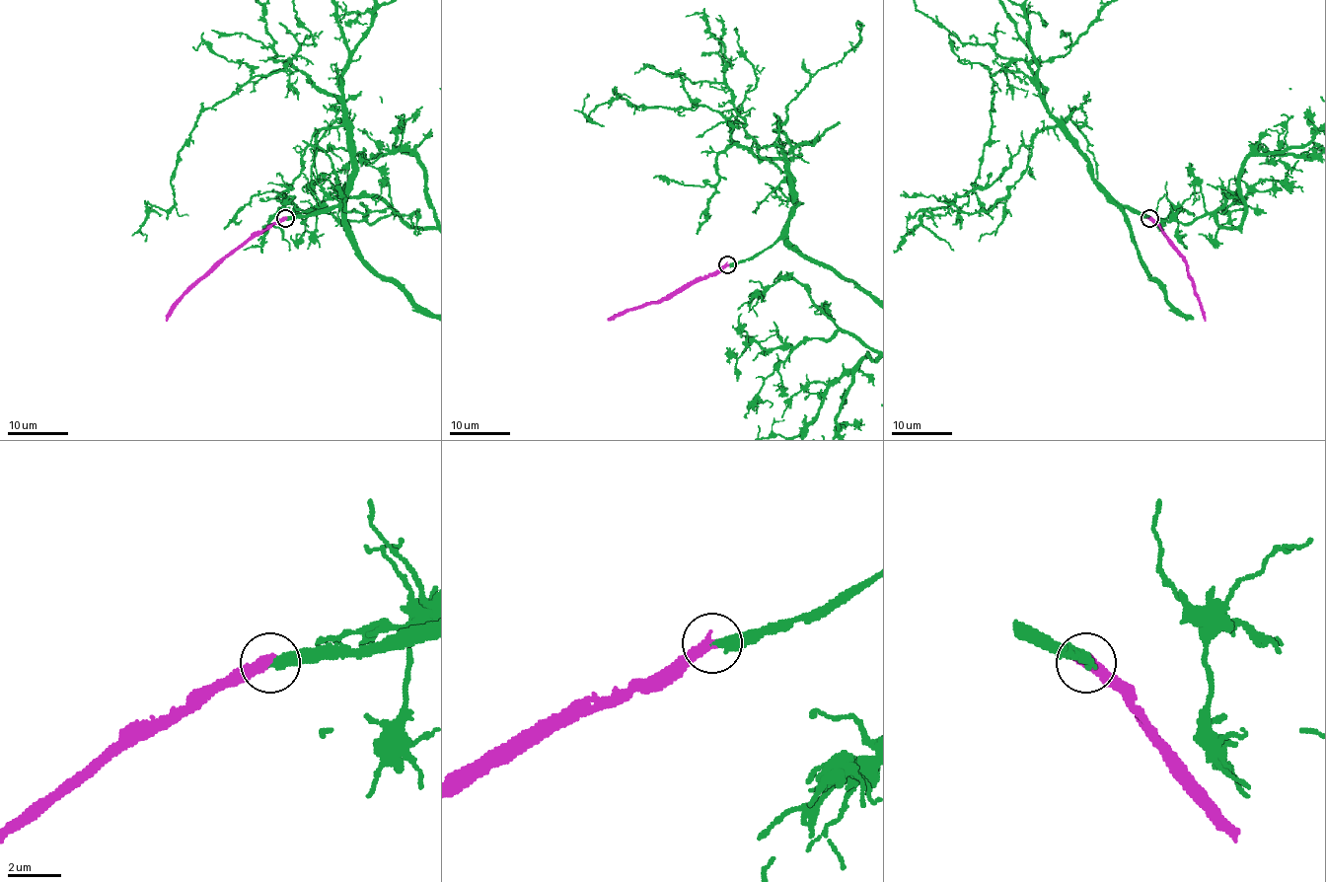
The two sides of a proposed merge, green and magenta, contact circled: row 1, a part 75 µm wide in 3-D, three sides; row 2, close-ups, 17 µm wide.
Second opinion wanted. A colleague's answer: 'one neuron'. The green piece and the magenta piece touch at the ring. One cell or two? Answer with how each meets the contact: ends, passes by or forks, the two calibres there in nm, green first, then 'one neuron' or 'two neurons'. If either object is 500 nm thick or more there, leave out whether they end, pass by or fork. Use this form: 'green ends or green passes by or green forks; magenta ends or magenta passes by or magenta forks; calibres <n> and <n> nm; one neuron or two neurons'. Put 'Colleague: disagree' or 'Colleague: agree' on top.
Colleague: disagree
green ends; magenta ends; calibres 300 and 440 nm; two neurons

